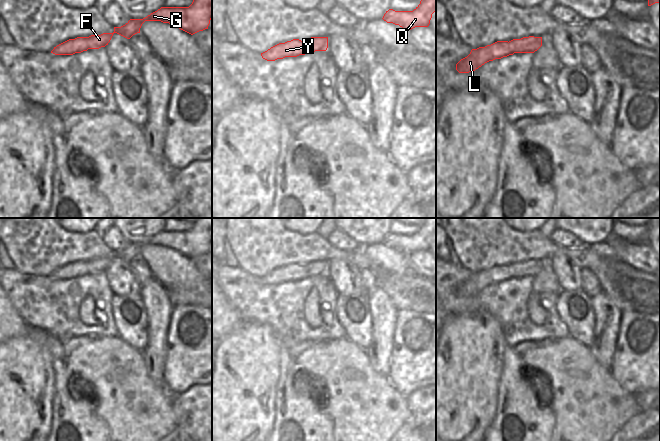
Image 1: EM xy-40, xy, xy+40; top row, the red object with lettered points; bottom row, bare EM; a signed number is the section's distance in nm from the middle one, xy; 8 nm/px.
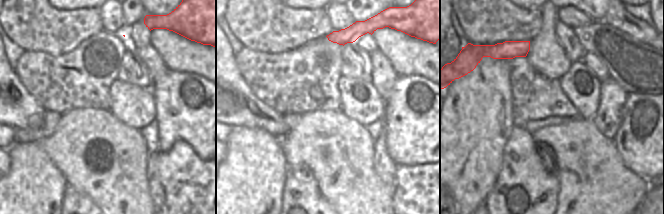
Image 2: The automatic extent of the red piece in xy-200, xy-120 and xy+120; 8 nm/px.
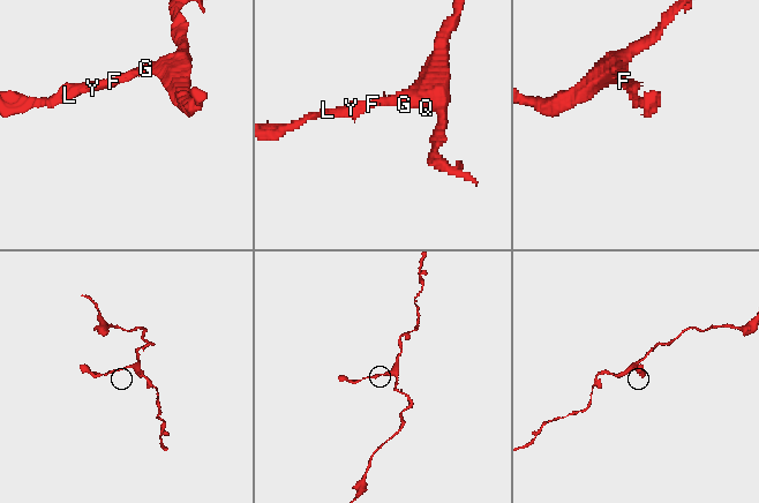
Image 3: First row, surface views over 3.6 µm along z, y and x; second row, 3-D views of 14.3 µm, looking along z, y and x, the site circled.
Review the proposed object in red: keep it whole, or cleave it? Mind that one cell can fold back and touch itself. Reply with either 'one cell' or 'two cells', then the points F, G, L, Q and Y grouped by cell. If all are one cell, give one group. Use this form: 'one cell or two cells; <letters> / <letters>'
one cell; F G L Q Y

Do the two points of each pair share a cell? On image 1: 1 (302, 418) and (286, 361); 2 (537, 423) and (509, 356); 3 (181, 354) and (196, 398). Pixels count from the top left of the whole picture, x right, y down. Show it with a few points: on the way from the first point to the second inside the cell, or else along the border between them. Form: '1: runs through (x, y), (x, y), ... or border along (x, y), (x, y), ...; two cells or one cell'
1: runs through (297, 404), (288, 390), (286, 375); one cell
2: runs through (522, 406), (519, 397), (514, 391), (511, 373); one cell
3: border along (201, 384), (193, 384), (186, 390), (174, 395); two cells

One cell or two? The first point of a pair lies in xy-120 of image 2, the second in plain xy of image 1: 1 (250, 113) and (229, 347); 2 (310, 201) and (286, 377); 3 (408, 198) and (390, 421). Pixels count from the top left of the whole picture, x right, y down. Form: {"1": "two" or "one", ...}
{"1": "two", "2": "one", "3": "two"}

